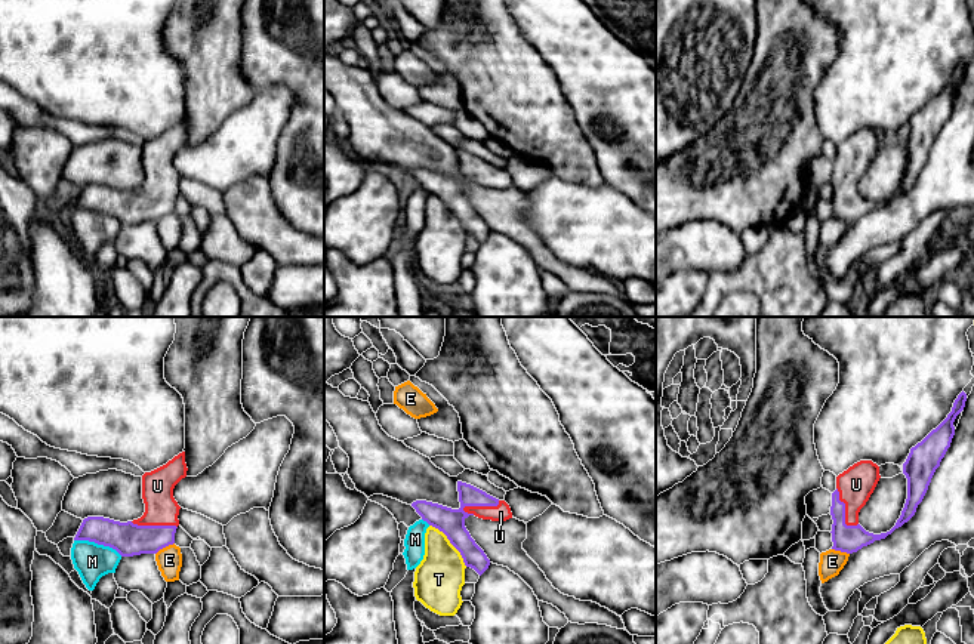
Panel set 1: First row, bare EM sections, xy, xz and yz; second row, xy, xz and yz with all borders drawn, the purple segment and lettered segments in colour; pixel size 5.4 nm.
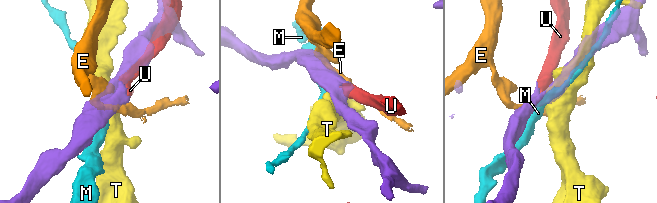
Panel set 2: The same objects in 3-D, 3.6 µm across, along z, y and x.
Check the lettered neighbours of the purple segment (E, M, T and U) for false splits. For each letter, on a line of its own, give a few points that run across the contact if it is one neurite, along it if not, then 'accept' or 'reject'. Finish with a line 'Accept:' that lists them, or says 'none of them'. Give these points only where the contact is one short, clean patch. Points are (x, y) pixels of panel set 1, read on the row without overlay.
E: reject
M: reject
T: reject
U: accept
Accept: U

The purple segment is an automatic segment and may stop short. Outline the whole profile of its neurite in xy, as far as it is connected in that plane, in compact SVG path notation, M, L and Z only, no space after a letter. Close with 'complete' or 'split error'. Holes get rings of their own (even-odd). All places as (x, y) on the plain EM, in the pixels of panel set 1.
M185 120L175 124L166 133L142 144L142 167L145 181L141 187L120 191L104 185L87 185L83 188L74 209L89 209L115 218L121 225L141 222L157 222L160 218L175 212L179 194L181 175L173 166L175 154L187 145Z | split error

